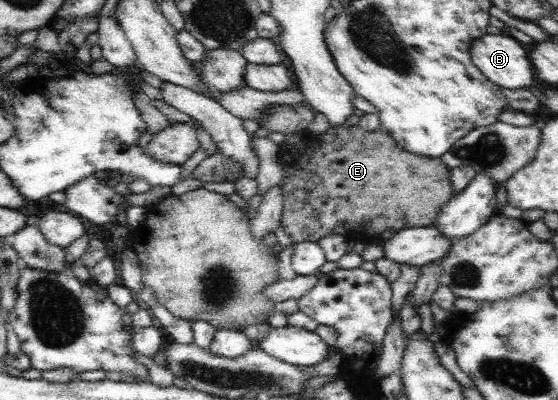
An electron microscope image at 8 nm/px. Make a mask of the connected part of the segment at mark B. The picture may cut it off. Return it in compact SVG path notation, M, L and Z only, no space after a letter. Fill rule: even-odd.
M506 34L475 39L470 46L474 65L492 82L509 89L524 89L532 85L532 63L528 58L529 48Z

